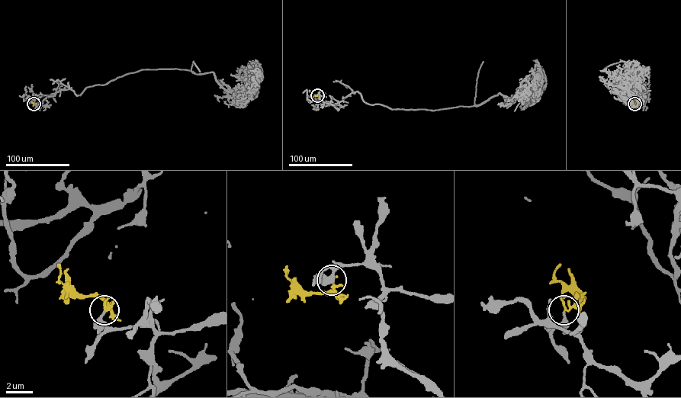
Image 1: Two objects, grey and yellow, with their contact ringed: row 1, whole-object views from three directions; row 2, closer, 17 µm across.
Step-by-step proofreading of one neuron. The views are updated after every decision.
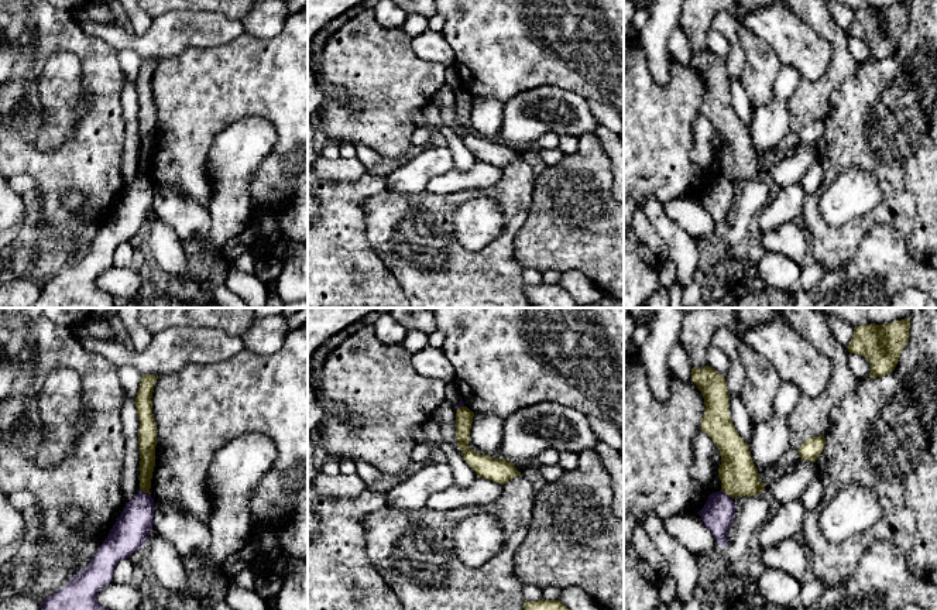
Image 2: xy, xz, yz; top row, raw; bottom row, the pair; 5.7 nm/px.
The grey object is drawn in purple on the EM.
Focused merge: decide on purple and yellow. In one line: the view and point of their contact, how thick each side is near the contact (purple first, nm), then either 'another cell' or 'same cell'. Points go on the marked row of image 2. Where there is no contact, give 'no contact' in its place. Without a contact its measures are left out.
yz (727, 494) | 180/220 nm | another cell

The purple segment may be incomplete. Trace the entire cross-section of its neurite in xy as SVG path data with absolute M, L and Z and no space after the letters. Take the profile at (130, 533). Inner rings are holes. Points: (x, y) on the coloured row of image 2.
M138 493L126 503L124 510L100 545L90 563L73 575L56 593L41 603L41 610L109 610L96 597L113 582L114 568L134 551L144 548L152 532L154 498Z

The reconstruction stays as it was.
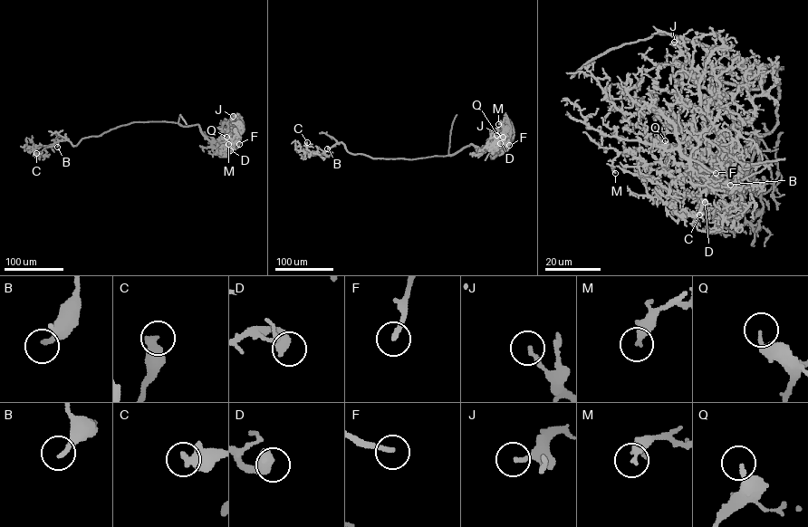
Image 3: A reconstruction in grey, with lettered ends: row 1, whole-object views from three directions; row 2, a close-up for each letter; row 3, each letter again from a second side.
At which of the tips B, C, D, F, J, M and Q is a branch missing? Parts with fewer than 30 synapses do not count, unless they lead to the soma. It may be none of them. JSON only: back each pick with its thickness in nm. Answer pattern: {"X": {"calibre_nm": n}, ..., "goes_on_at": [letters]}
{"D": {"calibre_nm": 600}, "F": {"calibre_nm": 200}, "Q": {"calibre_nm": 220}, "goes_on_at": ["D", "F", "Q"]}

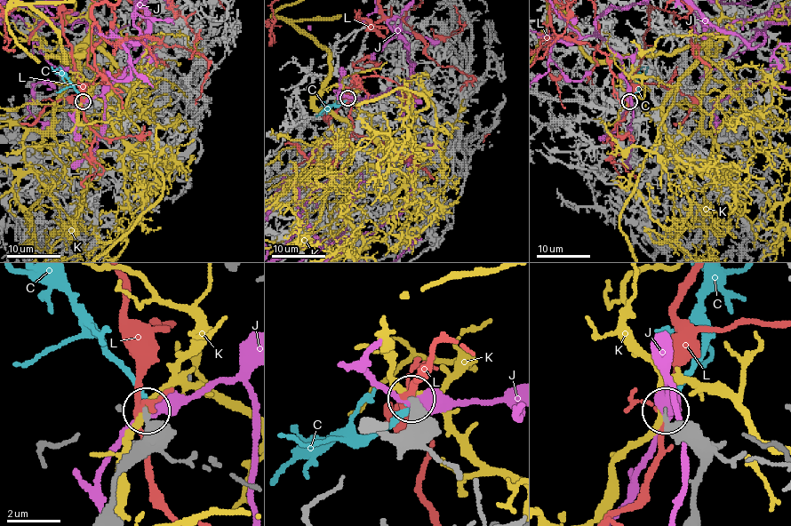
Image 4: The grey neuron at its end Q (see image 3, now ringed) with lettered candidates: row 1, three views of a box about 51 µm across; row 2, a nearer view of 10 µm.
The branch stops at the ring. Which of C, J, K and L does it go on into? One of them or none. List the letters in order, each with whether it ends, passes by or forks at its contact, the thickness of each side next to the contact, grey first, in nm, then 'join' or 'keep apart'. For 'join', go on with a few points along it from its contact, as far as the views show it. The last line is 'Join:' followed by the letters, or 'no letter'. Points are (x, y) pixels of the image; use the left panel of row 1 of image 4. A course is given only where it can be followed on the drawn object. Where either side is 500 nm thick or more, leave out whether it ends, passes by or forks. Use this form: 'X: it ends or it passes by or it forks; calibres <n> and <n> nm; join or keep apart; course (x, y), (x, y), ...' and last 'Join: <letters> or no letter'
C: it ends; calibres 360 and 200 nm; join
J: it passes by; calibres 440 and 360 nm; keep apart
K: it passes by; calibres 360 and 260 nm; keep apart
L: it forks; calibres 360 and 200 nm; keep apart
Join: C

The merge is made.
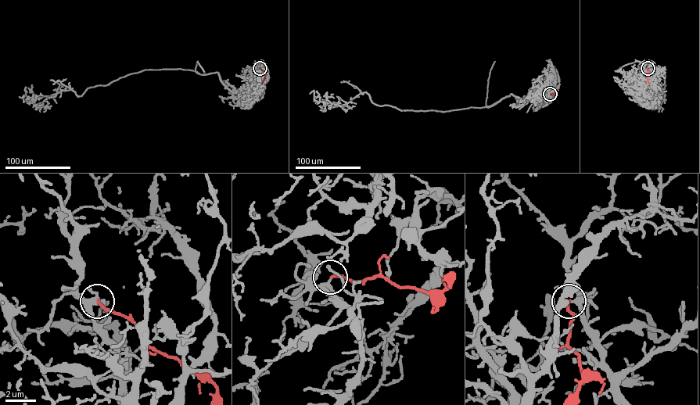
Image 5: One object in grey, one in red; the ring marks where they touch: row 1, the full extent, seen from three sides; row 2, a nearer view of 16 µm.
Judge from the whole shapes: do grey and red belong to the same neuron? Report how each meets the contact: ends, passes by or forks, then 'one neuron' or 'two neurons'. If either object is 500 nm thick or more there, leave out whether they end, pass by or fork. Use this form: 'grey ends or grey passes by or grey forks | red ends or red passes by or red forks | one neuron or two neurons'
grey forks | red ends | two neurons

